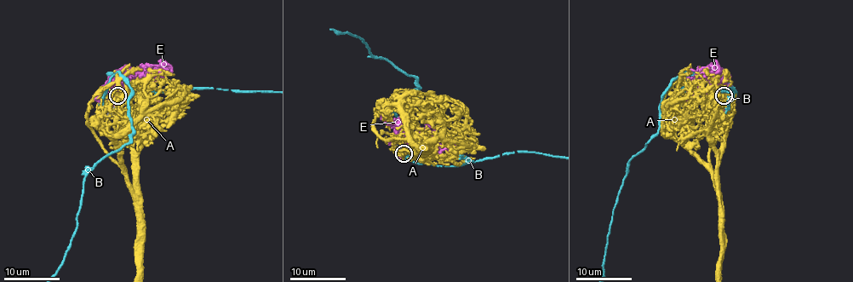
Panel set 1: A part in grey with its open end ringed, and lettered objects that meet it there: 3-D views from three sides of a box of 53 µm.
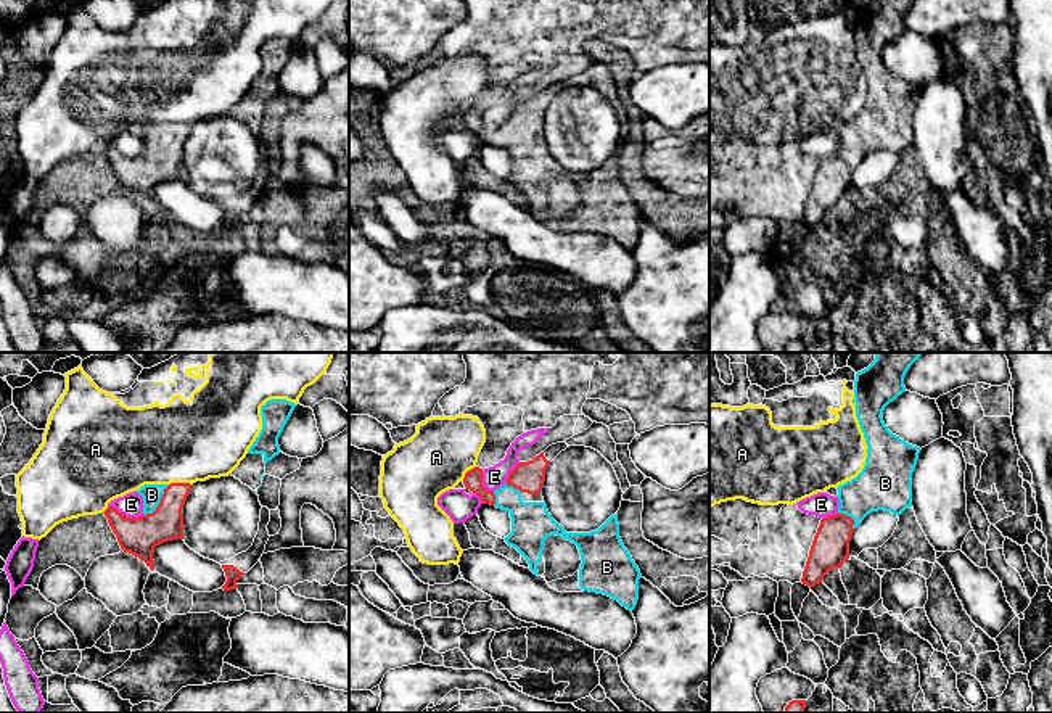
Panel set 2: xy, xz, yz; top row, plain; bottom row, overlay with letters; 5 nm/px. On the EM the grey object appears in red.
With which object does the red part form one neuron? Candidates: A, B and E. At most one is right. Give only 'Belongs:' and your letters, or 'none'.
Belongs: B

